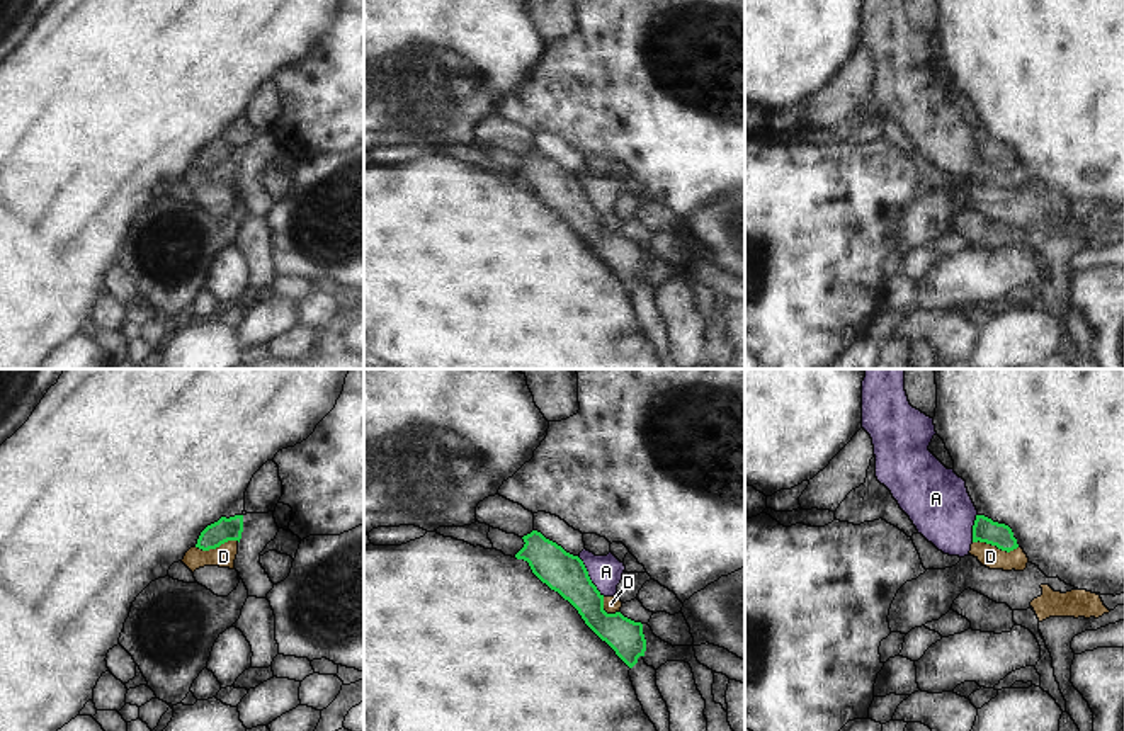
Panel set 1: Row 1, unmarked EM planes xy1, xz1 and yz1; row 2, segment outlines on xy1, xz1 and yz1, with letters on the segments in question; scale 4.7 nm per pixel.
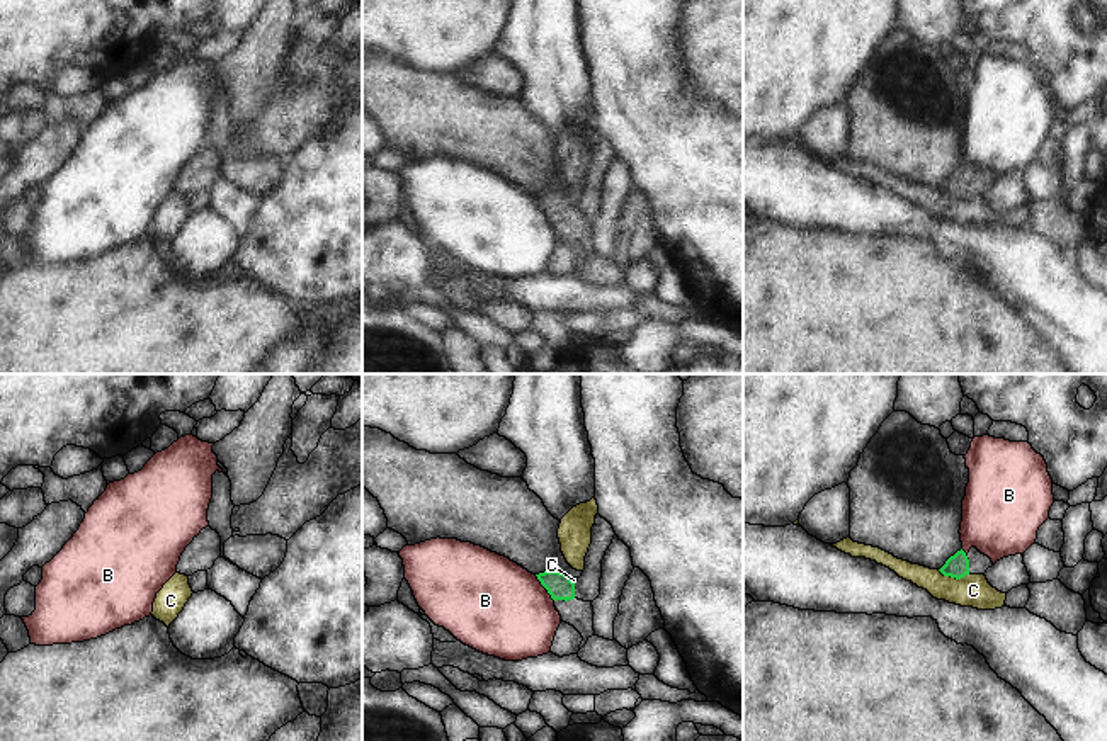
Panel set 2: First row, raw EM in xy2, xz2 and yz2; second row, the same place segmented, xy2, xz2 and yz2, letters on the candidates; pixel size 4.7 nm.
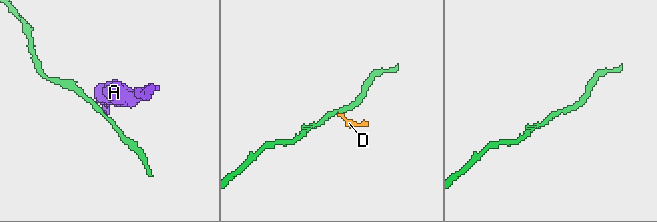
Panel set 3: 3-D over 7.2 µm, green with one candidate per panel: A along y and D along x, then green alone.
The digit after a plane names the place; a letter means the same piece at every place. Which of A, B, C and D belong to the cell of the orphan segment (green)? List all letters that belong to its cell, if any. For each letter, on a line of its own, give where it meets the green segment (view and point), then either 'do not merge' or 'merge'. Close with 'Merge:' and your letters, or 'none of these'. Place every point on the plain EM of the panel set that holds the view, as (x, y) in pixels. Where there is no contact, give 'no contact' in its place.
A: xz1 (589, 196) | do not merge
B: xz2 (544, 206) | do not merge
C: yz2 (953, 196) | do not merge
D: yz1 (995, 164) | do not merge
Merge: none of these

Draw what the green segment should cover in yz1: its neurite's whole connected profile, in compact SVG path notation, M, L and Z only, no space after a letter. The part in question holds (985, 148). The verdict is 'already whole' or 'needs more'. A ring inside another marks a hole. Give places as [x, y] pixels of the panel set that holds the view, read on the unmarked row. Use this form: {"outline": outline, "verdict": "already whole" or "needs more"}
{"outline": "M976 134L973 144L973 162L986 162L1002 170L1013 170L1019 167L1017 158L1008 144L993 141L985 134Z", "verdict": "already whole"}

